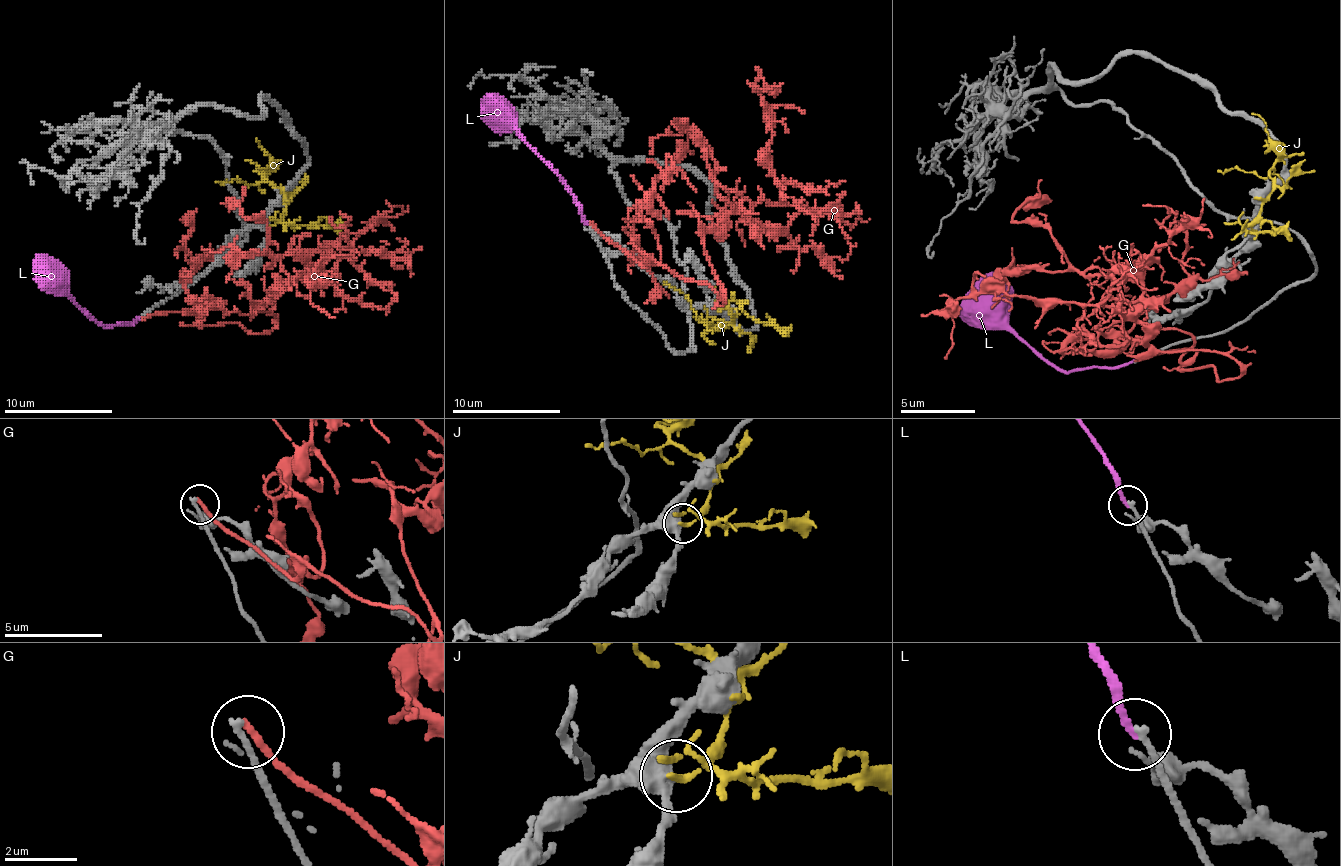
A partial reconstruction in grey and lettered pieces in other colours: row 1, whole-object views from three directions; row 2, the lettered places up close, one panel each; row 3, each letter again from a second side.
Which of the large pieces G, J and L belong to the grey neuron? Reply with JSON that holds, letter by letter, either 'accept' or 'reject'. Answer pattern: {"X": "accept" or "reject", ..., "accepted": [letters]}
{"G": "reject", "J": "reject", "L": "reject", "accepted": []}

